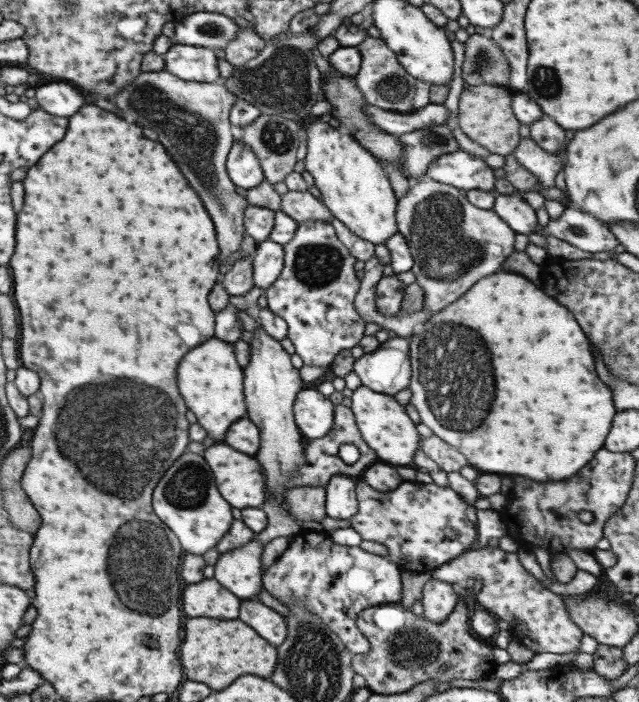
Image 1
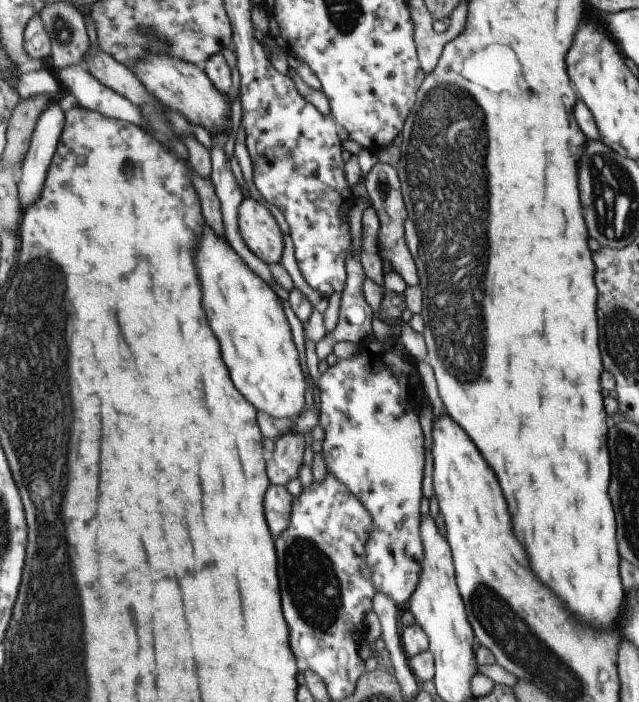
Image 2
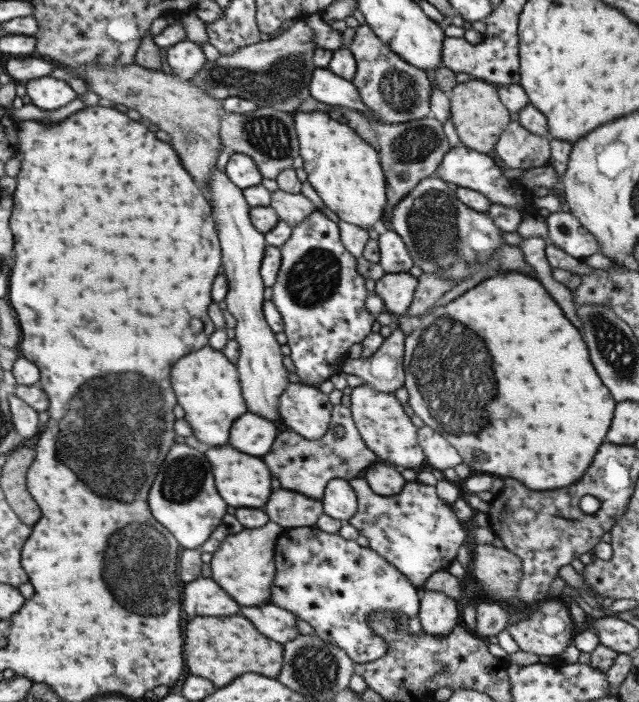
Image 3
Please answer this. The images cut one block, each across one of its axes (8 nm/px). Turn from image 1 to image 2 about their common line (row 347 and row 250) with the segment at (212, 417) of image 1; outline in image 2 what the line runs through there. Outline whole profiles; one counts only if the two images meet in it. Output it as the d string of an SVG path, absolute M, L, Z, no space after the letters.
M207 223L196 250L204 292L204 310L222 344L222 356L238 392L272 418L296 418L305 410L306 376L298 348L284 315L282 299L234 252L225 236L216 236Z

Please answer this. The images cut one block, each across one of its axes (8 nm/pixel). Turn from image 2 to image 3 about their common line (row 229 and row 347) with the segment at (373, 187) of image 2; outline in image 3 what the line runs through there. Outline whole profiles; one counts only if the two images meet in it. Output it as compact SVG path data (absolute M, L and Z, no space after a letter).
M393 329L370 358L347 358L342 363L344 374L354 374L382 392L395 392L405 386L404 349L406 334Z

